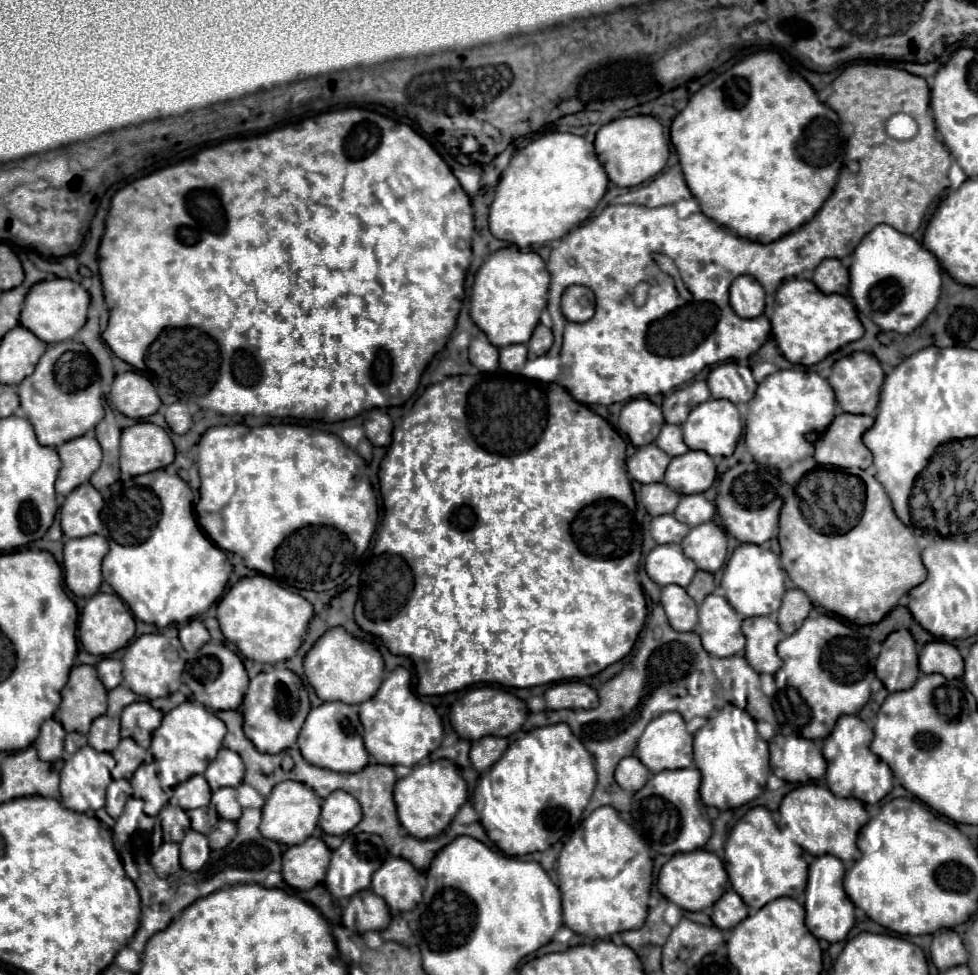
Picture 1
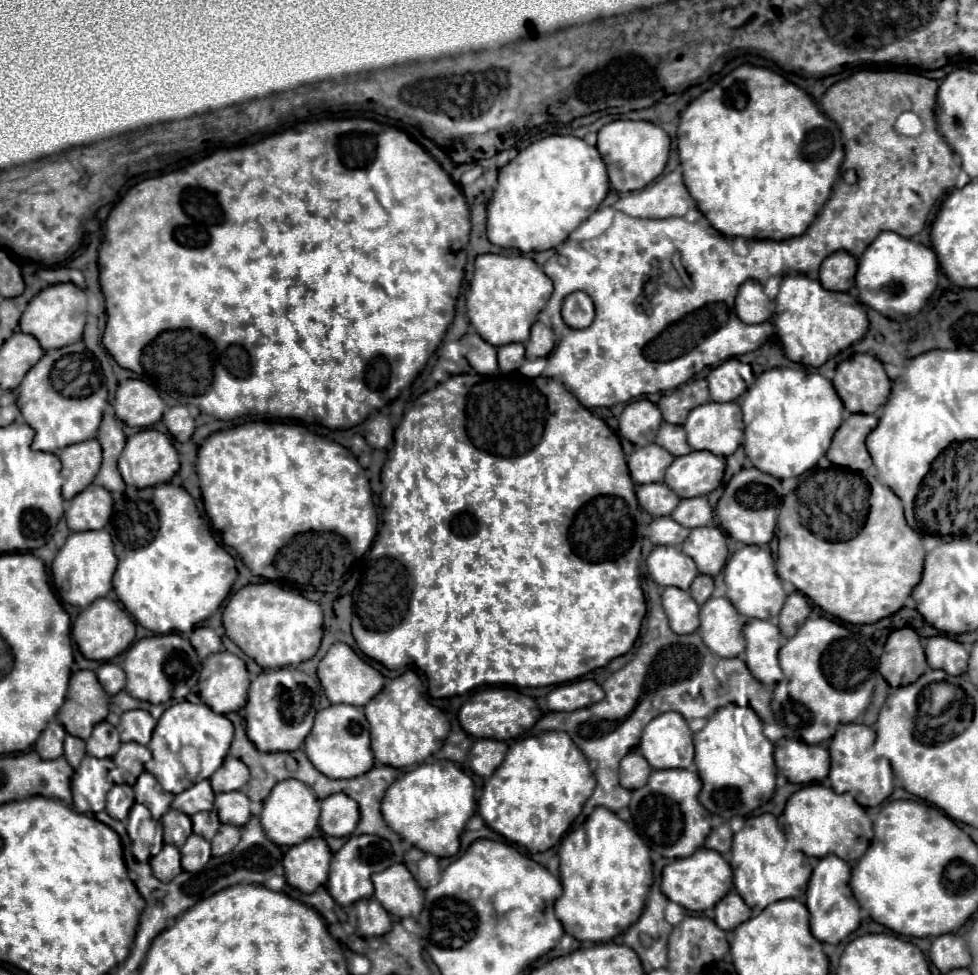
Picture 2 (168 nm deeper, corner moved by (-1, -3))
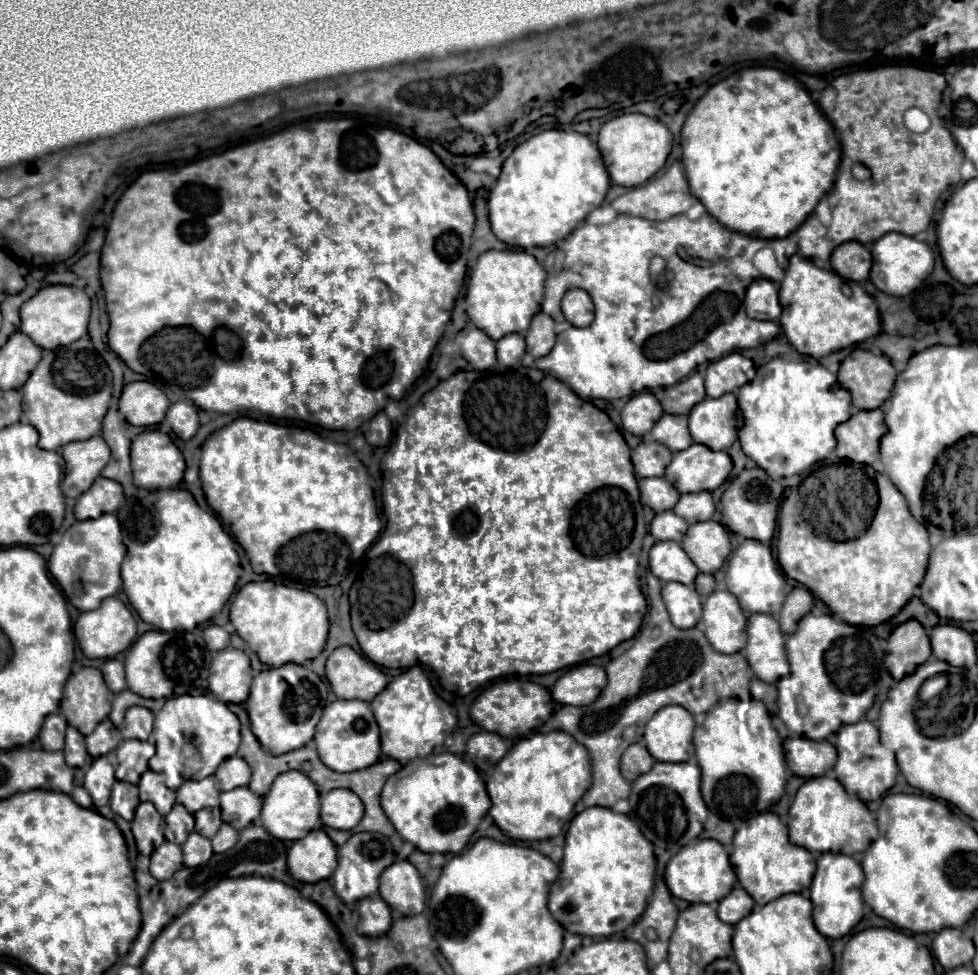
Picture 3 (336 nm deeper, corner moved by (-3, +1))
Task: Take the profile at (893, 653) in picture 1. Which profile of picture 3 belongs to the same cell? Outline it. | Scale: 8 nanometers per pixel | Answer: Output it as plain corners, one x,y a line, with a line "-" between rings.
908,620
890,634
884,666
894,680
902,680
930,656
930,640
924,626
918,620

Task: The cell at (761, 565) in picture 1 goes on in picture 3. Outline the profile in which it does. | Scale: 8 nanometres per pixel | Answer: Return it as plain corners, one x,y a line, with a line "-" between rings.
744,540
730,556
728,568
726,568
726,586
728,590
740,600
740,606
746,614
764,612
764,614
776,614
780,612
786,594
784,594
784,574
780,566
774,562
770,546
764,546
758,540

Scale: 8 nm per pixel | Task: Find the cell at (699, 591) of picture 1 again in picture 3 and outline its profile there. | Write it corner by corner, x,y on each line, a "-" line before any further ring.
700,574
700,576
696,578
696,582
694,582
694,588
696,588
696,592
698,592
702,598
706,598
708,594
714,592
714,576
712,576
712,574

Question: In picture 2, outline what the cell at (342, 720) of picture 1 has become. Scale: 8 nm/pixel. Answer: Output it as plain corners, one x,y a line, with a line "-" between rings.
332,704
318,712
314,728
304,742
304,752
308,752
310,762
330,778
356,778
374,766
374,756
370,750
370,726
358,706

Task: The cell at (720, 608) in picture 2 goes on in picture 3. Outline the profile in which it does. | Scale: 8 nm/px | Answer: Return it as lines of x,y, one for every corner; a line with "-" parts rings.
716,590
704,600
704,634
722,654
740,652
746,644
746,616
738,598
728,590

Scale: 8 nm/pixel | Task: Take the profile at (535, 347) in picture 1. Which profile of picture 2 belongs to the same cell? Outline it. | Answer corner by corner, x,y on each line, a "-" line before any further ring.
536,322
530,330
530,338
526,342
526,358
540,358
540,356
548,356
554,348
556,340
554,340
554,332
552,328
548,328
542,322

